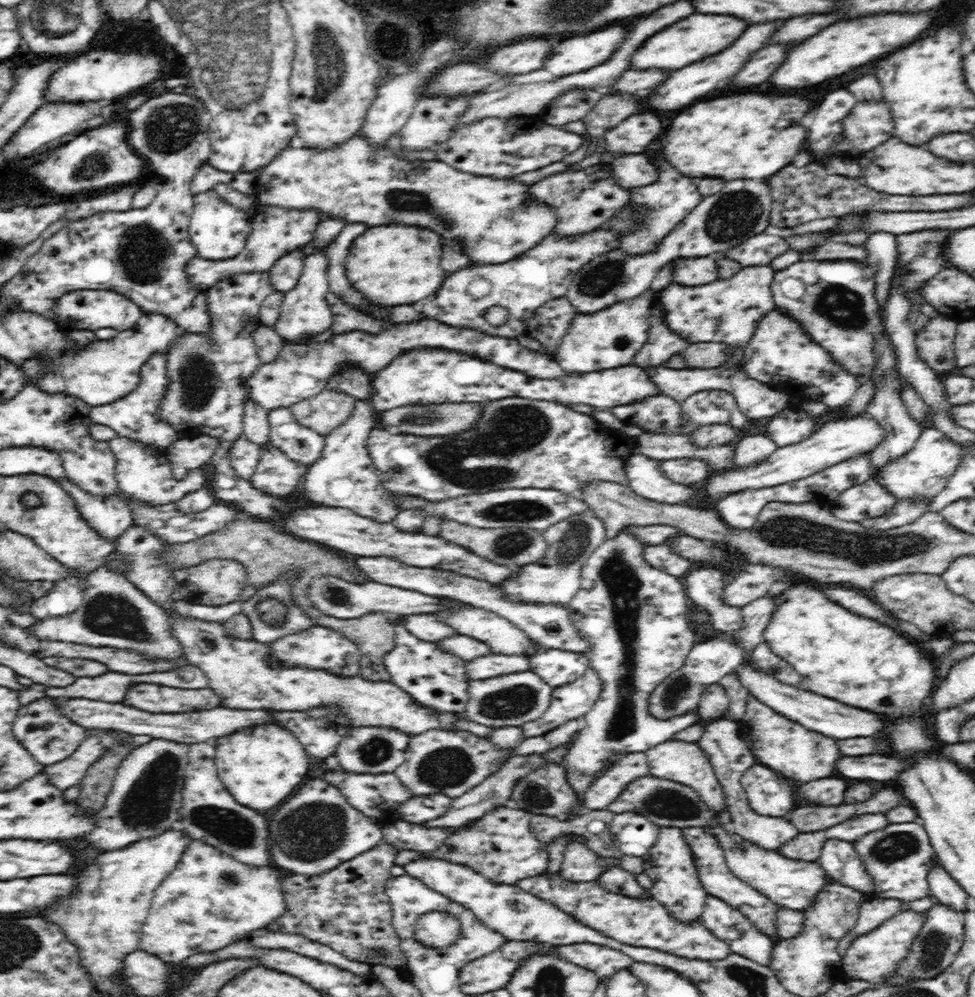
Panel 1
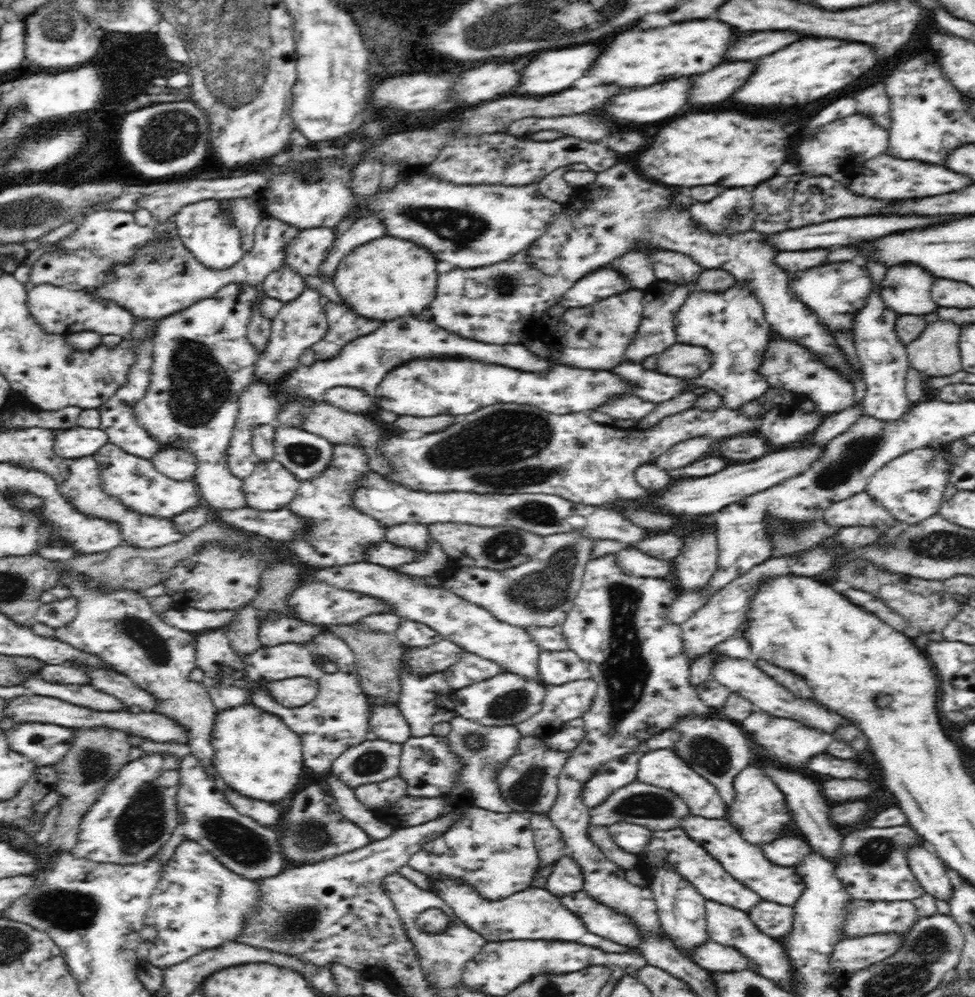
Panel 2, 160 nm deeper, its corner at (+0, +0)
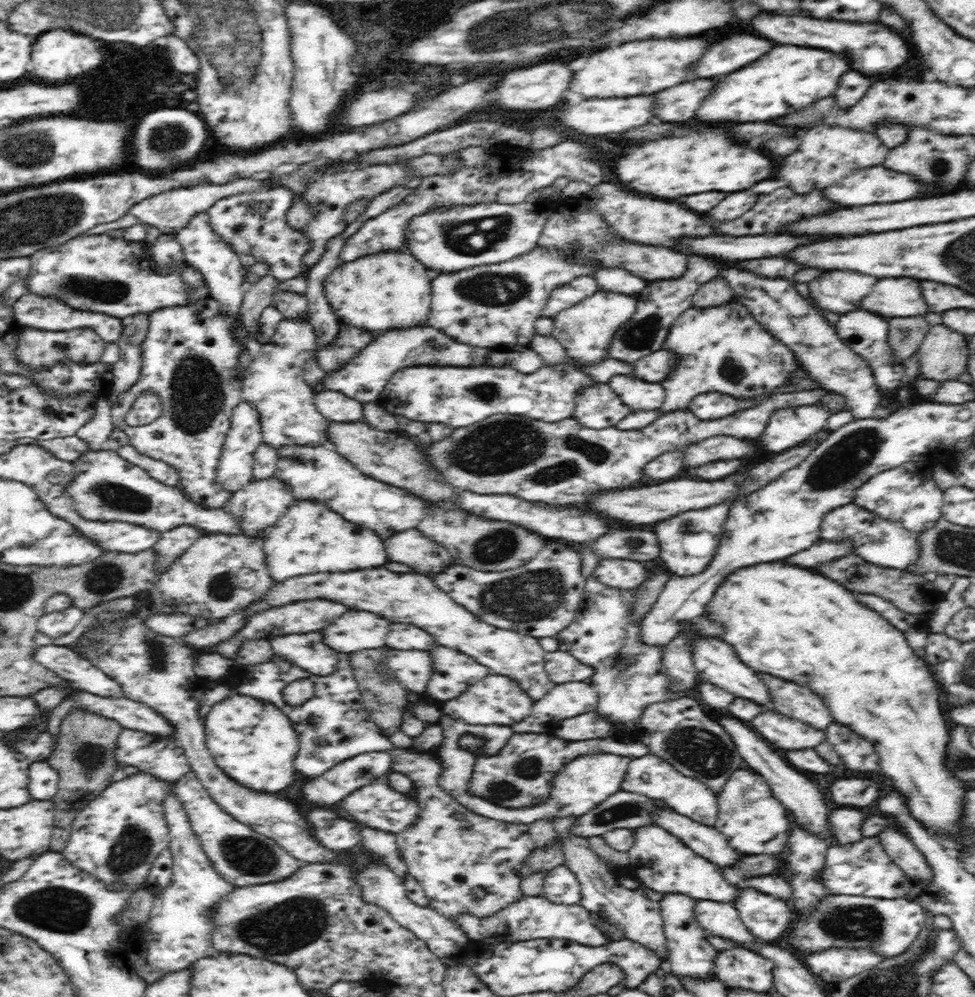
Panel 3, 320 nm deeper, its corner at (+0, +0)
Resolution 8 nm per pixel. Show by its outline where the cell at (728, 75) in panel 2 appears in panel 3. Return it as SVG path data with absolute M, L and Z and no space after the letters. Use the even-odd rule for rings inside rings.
M718 78L710 80L694 80L682 82L674 88L666 88L656 94L654 116L664 122L686 122L694 116L694 110L700 106L702 98L710 92L710 88L718 82Z

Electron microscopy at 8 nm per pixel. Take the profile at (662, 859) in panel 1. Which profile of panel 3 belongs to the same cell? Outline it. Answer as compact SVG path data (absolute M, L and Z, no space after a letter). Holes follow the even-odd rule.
M671 893L664 896L659 902L660 912L662 915L664 932L668 938L667 949L669 952L668 972L680 978L701 978L701 980L710 980L714 976L714 958L718 953L709 943L707 938L708 932L704 930L695 917L695 900L687 895Z

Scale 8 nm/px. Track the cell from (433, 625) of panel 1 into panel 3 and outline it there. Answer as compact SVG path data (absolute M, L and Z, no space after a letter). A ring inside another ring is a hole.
M391 623L385 646L397 650L430 651L437 644L428 632L410 624Z

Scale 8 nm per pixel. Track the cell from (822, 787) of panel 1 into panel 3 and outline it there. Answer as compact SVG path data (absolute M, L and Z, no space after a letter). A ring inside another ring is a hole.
M842 778L830 786L830 794L834 802L842 806L870 806L876 798L880 798L878 782L862 780L862 778Z

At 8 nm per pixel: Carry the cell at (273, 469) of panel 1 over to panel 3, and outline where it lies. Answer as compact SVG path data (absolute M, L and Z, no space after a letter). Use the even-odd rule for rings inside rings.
M276 477L266 478L266 480L252 480L231 494L229 501L225 504L224 510L239 522L242 535L254 536L262 532L264 528L273 527L278 519L285 514L295 499L287 486Z

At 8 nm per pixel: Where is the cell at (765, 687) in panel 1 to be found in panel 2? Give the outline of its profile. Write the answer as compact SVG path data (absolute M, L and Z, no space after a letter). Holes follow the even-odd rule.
M720 656L713 662L711 672L711 679L726 686L731 693L738 693L740 696L747 698L756 708L760 708L760 710L764 710L772 716L792 718L792 720L798 720L806 726L820 728L824 732L834 732L836 726L846 722L842 716L838 716L834 712L828 712L826 708L822 708L818 704L804 702L804 700L794 700L794 696L786 688L776 684L776 681L766 675L765 672L762 672L762 669L757 667L753 659Z

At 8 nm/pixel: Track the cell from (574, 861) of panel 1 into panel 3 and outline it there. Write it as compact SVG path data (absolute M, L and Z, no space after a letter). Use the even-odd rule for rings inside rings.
M565 865L556 866L544 875L543 895L556 904L576 904L581 900L581 884Z

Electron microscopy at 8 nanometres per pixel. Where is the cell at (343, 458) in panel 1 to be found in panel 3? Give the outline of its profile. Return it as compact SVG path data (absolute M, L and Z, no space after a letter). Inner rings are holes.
M295 500L278 522L269 527L262 548L269 575L276 583L314 572L348 572L358 568L378 568L388 558L383 540L369 528L348 522L340 513L321 502Z

